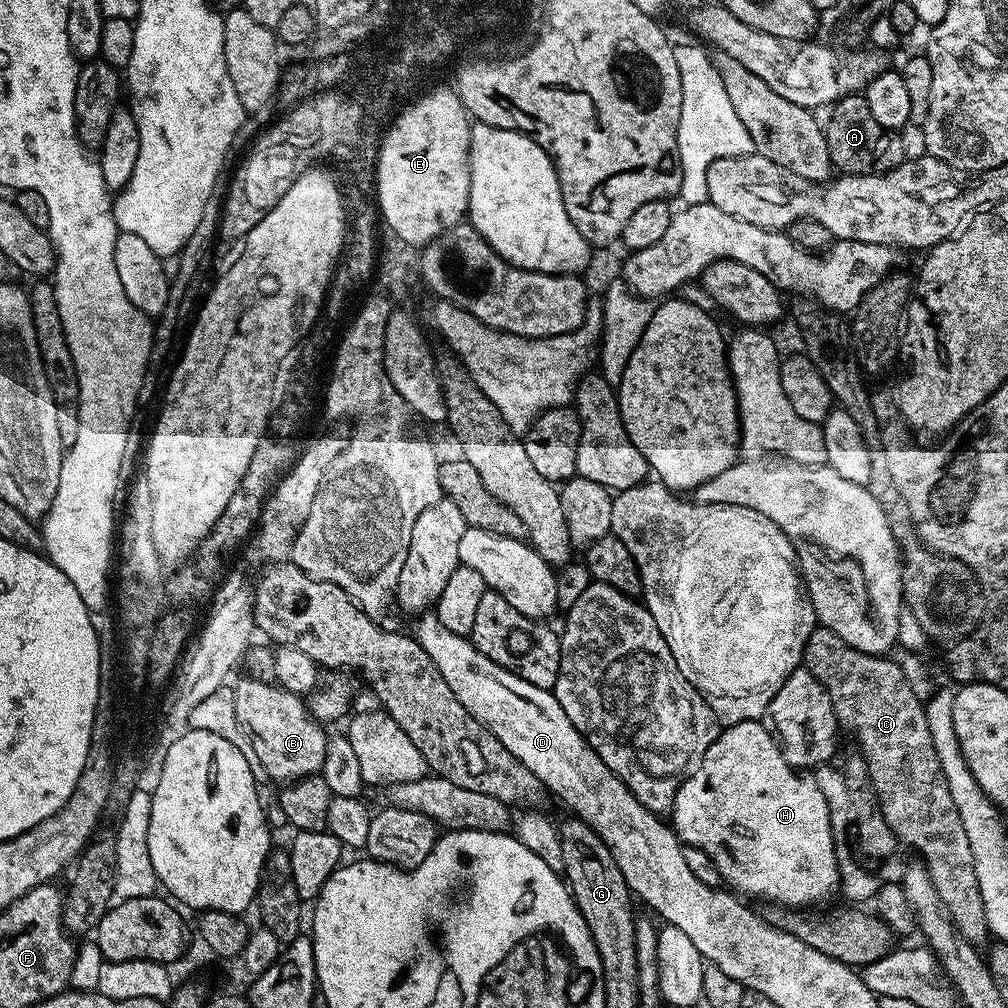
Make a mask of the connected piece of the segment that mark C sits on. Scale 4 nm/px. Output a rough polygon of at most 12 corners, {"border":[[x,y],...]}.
{"border":[[817,625],[830,694],[897,841],[990,940],[966,828],[900,664]]}

